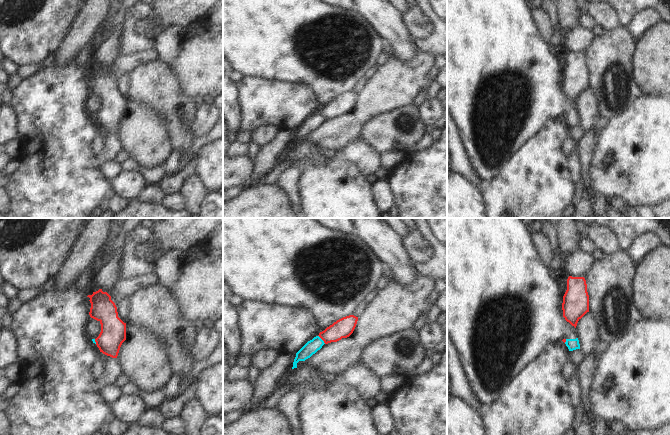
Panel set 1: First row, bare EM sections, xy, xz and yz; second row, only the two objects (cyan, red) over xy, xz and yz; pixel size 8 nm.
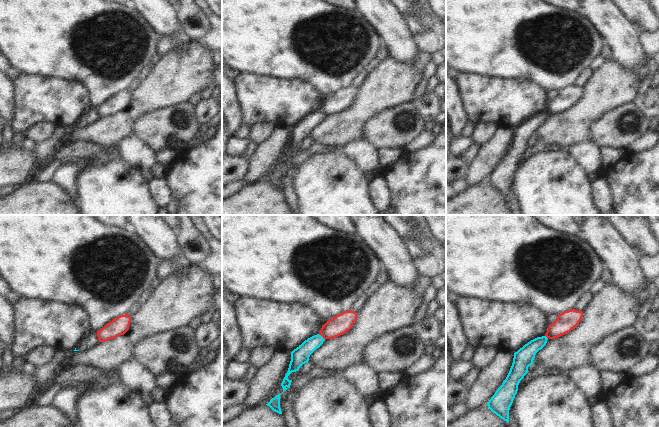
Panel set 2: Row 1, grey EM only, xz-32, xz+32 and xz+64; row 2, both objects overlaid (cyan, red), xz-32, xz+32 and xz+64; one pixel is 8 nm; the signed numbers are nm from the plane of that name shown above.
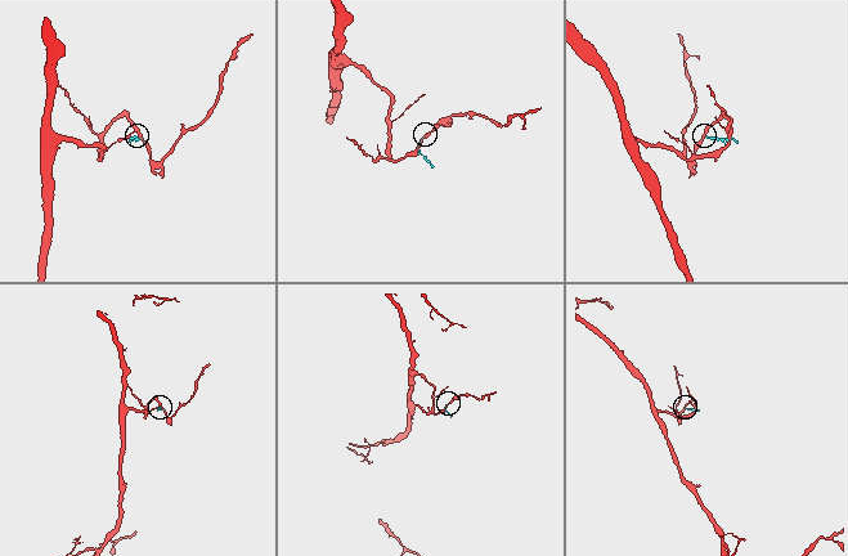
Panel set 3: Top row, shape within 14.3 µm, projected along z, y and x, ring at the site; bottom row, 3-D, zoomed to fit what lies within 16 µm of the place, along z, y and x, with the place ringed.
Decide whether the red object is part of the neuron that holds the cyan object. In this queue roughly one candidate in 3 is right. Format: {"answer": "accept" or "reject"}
{"answer": "reject"}

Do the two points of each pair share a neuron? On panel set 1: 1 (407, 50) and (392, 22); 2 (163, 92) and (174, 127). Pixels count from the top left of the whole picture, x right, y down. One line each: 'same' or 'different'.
1: same
2: same

